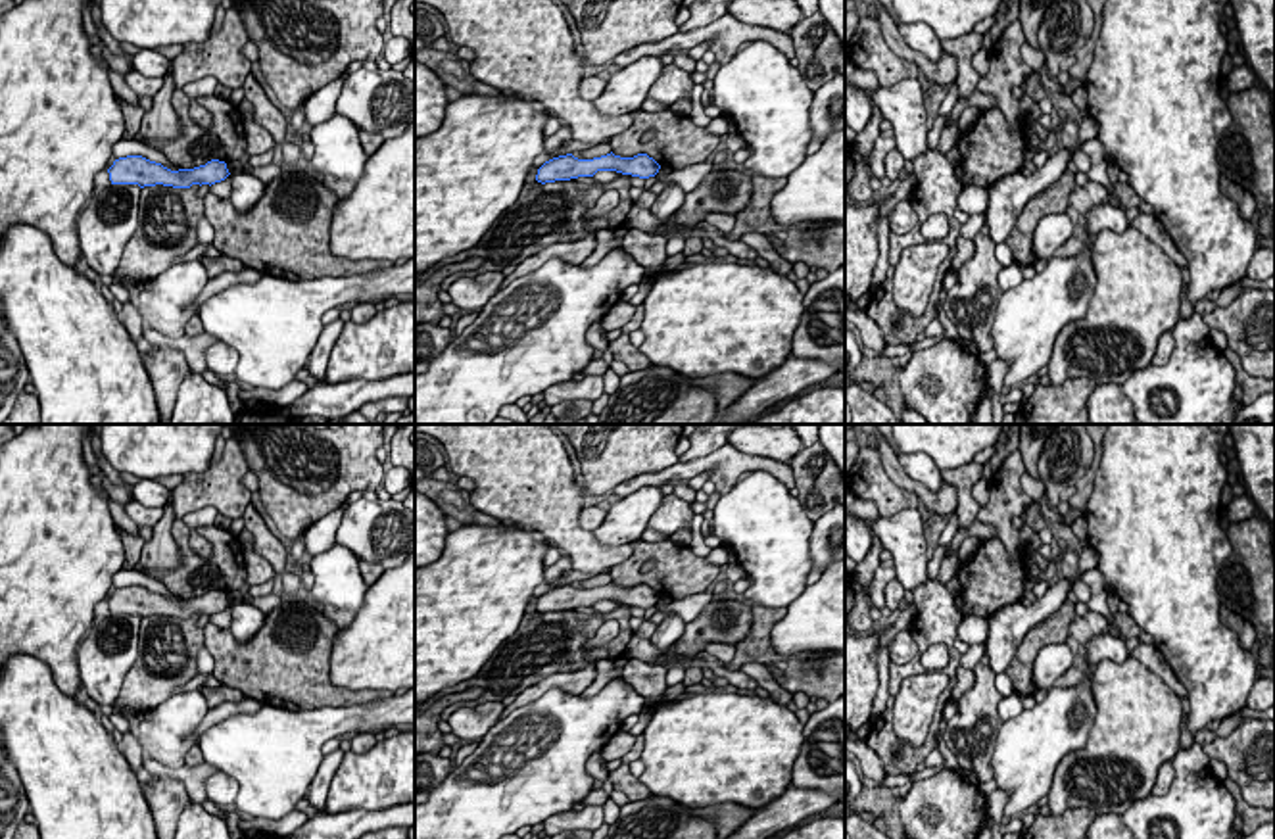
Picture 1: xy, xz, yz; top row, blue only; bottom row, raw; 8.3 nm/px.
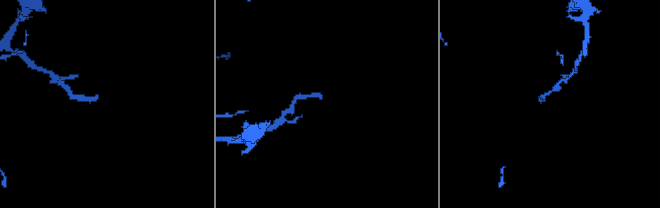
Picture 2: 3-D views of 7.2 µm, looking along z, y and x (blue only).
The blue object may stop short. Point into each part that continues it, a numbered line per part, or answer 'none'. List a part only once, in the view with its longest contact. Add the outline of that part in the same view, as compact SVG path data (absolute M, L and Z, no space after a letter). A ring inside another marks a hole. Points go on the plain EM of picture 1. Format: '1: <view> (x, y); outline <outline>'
none

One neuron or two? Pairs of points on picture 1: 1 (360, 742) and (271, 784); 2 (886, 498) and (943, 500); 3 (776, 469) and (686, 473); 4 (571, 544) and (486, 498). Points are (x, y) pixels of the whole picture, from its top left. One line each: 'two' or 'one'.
1: two
2: two
3: one
4: one

